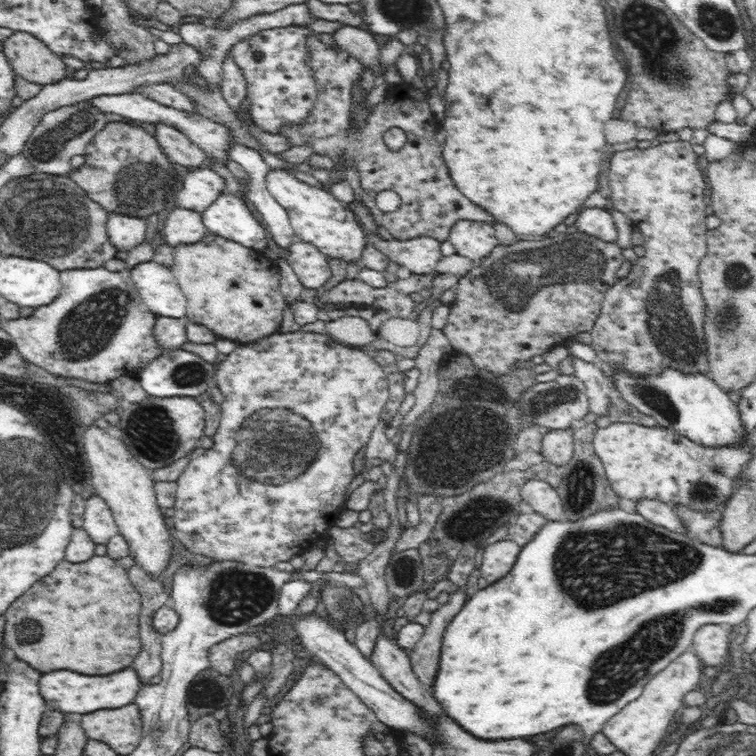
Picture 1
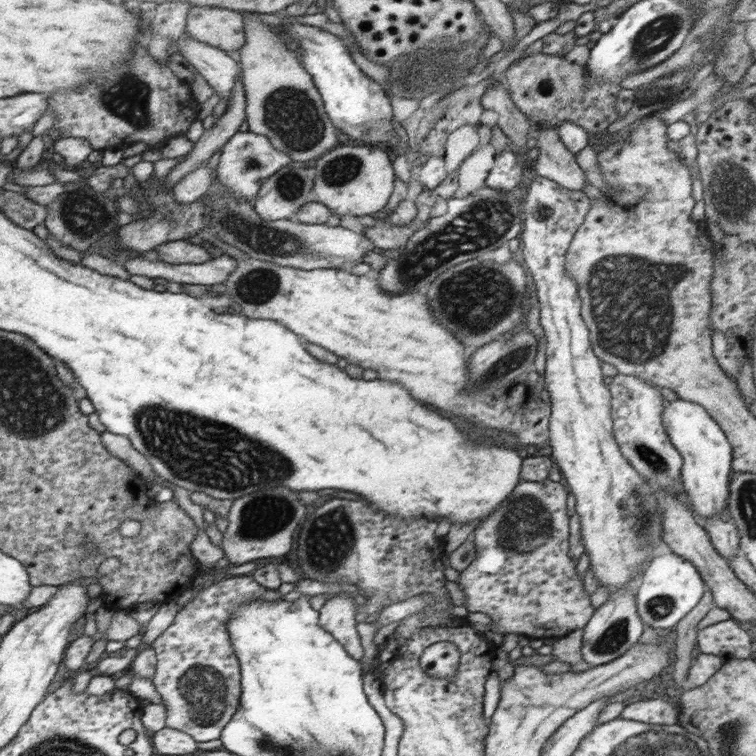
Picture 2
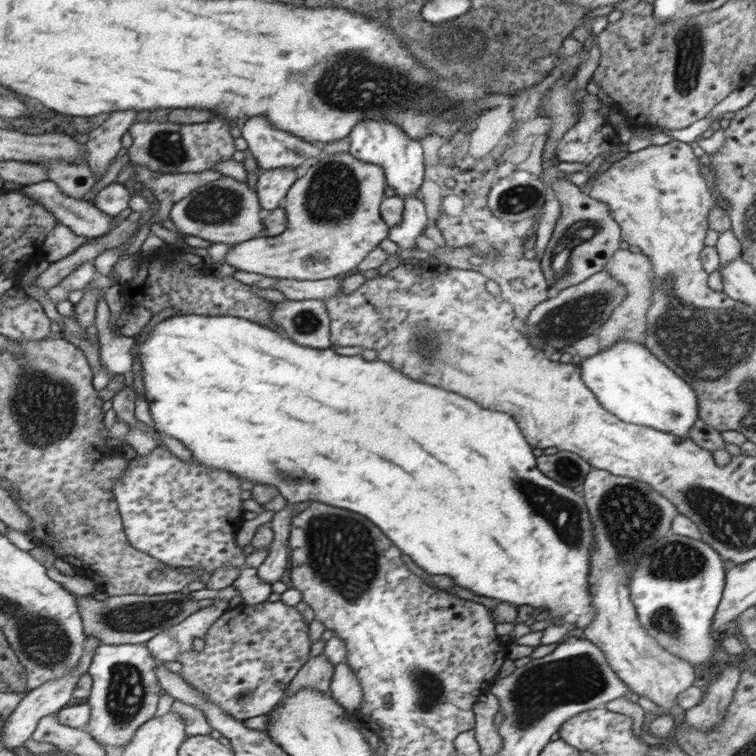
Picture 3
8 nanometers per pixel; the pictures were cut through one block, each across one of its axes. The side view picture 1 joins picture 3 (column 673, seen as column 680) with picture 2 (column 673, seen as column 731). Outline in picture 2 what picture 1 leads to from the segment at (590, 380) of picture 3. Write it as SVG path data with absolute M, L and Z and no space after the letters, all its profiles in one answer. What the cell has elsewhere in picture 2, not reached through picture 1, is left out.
M679 397L666 401L666 410L662 415L666 432L682 457L683 490L689 497L694 513L703 521L720 514L720 510L724 510L722 507L727 506L727 476L733 462L733 450L726 435L702 405Z

